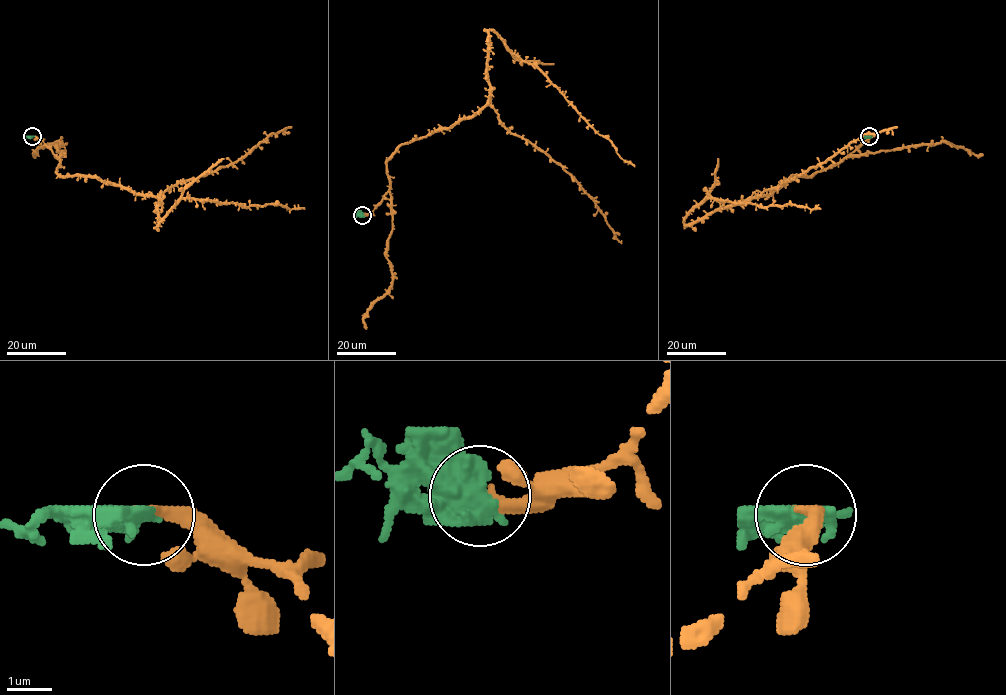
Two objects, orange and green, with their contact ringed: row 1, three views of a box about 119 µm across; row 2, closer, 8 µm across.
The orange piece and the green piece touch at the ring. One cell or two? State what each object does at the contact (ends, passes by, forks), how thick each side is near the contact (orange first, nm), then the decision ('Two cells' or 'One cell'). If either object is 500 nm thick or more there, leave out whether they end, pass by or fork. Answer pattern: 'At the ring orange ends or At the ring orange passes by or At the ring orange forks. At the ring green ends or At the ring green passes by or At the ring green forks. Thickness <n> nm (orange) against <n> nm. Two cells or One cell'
Thickness 320 nm (orange) against 750 nm. Two cells

